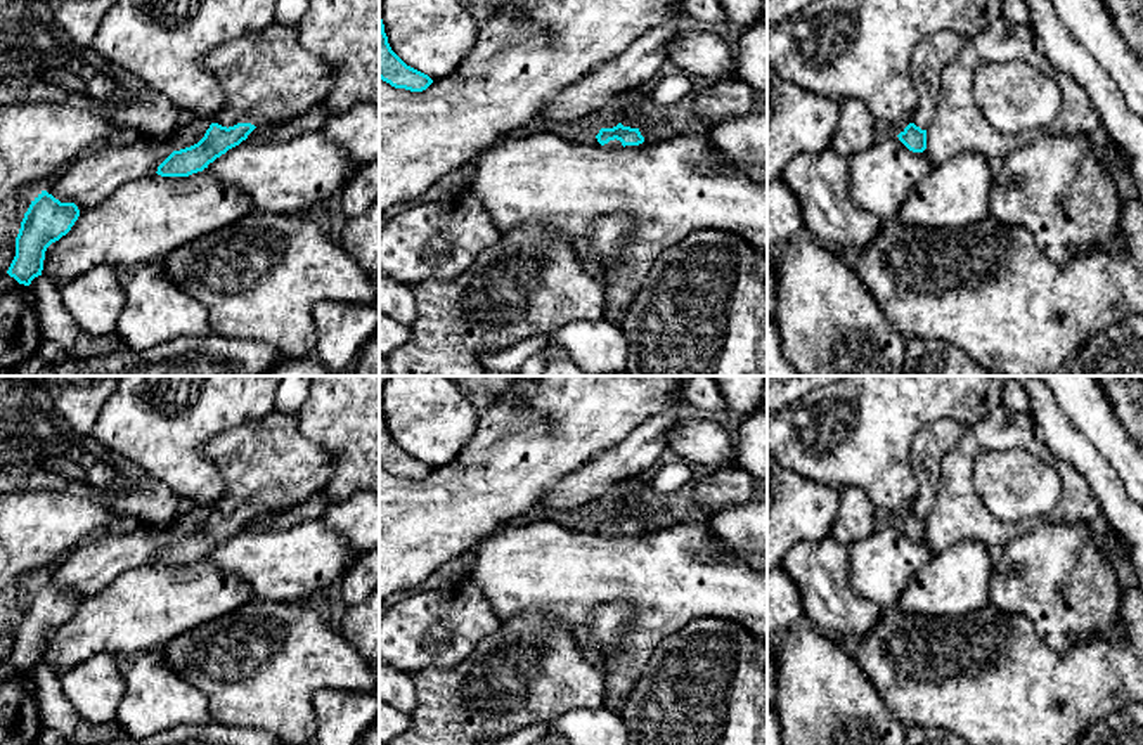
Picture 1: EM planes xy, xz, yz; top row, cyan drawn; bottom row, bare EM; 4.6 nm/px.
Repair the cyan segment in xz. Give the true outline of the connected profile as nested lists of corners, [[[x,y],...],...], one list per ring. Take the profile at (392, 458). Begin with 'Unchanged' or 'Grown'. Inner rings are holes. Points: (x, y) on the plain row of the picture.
Unchanged. [[[379,402],[379,466],[395,476],[405,476],[410,480],[426,478],[433,468],[407,454],[390,435],[384,421],[384,412]]]

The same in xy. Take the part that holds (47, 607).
Unchanged. [[[42,579],[29,593],[16,625],[16,645],[7,658],[19,672],[29,674],[42,664],[47,636],[66,624],[80,605],[74,591],[61,591]]]

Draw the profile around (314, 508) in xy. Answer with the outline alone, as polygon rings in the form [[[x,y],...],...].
[[[322,492],[315,494],[313,497],[287,508],[281,513],[274,513],[270,530],[289,528],[296,523],[308,522],[308,520],[320,520],[331,502],[326,499]]]

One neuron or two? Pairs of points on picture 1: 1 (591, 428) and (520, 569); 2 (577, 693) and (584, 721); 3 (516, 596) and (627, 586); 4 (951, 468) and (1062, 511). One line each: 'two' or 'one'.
1: two
2: two
3: one
4: one

